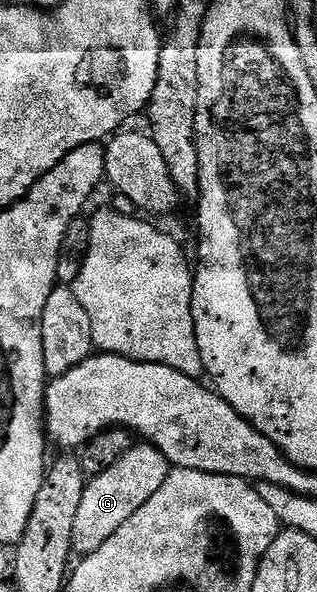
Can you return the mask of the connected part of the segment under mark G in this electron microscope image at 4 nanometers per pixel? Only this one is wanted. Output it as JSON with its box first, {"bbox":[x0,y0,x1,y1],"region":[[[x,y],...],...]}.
{"bbox":[72,444,173,556],"region":[[[137,444],[113,468],[105,468],[105,472],[94,475],[85,488],[85,496],[81,496],[81,505],[73,524],[72,551],[76,555],[86,556],[97,552],[101,544],[111,541],[114,534],[119,533],[122,526],[127,525],[129,516],[161,488],[172,477],[173,467],[159,449],[150,444]]]}

